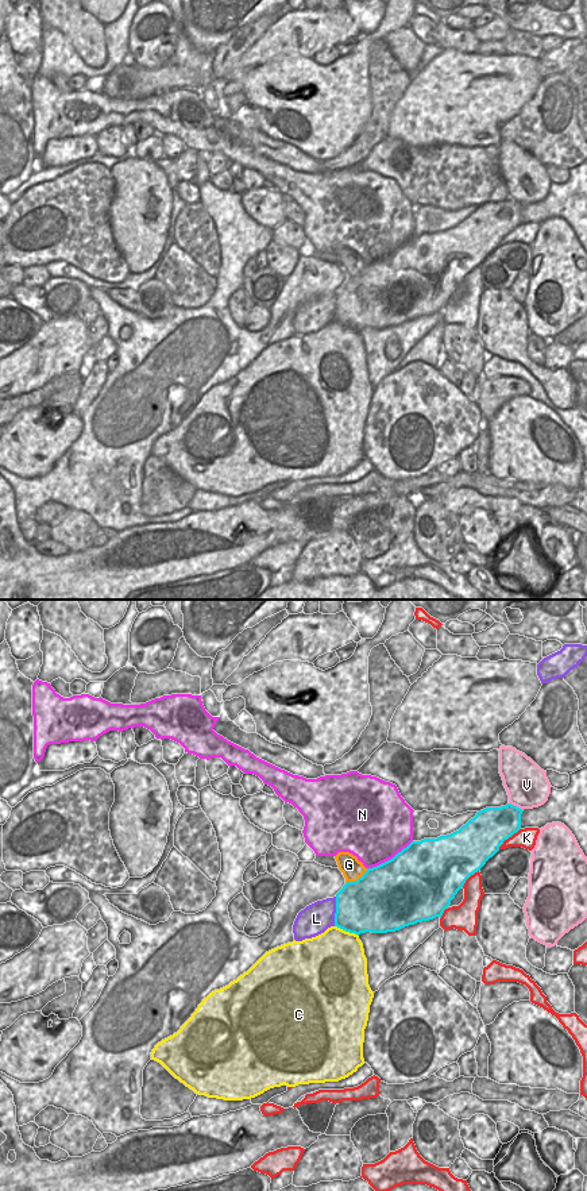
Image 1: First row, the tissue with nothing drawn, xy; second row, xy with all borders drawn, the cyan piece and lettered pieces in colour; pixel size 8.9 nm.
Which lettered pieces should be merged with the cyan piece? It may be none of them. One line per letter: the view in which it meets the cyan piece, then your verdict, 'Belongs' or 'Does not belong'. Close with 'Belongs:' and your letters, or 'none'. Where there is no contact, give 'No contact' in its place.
C: Touches cyan in xy. Does not belong
G: Touches cyan in xy. Does not belong
K: Touches cyan in xy. Does not belong
L: Touches cyan in xy. Does not belong
N: Touches cyan in xy. Does not belong
V: Touches cyan in xy. Does not belong
Belongs: none.

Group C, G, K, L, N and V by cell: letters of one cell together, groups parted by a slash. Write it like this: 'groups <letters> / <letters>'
groups C / G / K / L / N / V

